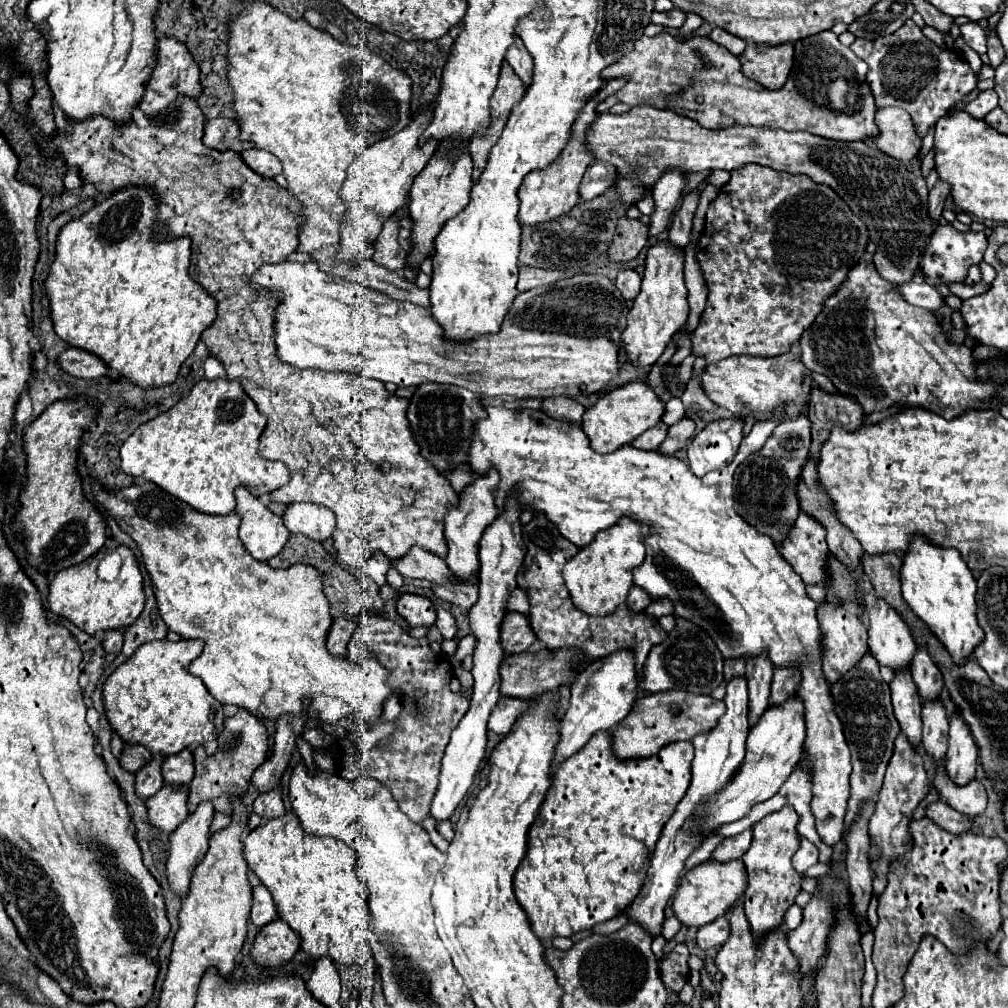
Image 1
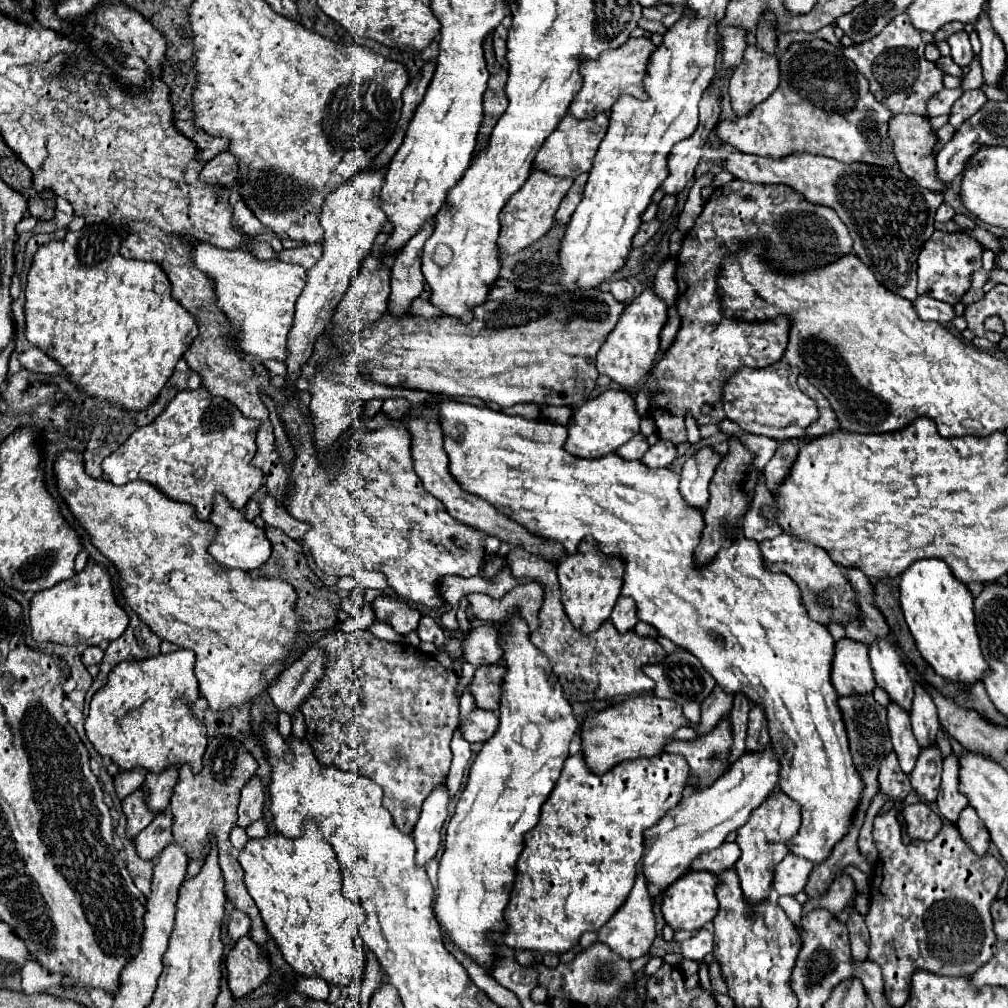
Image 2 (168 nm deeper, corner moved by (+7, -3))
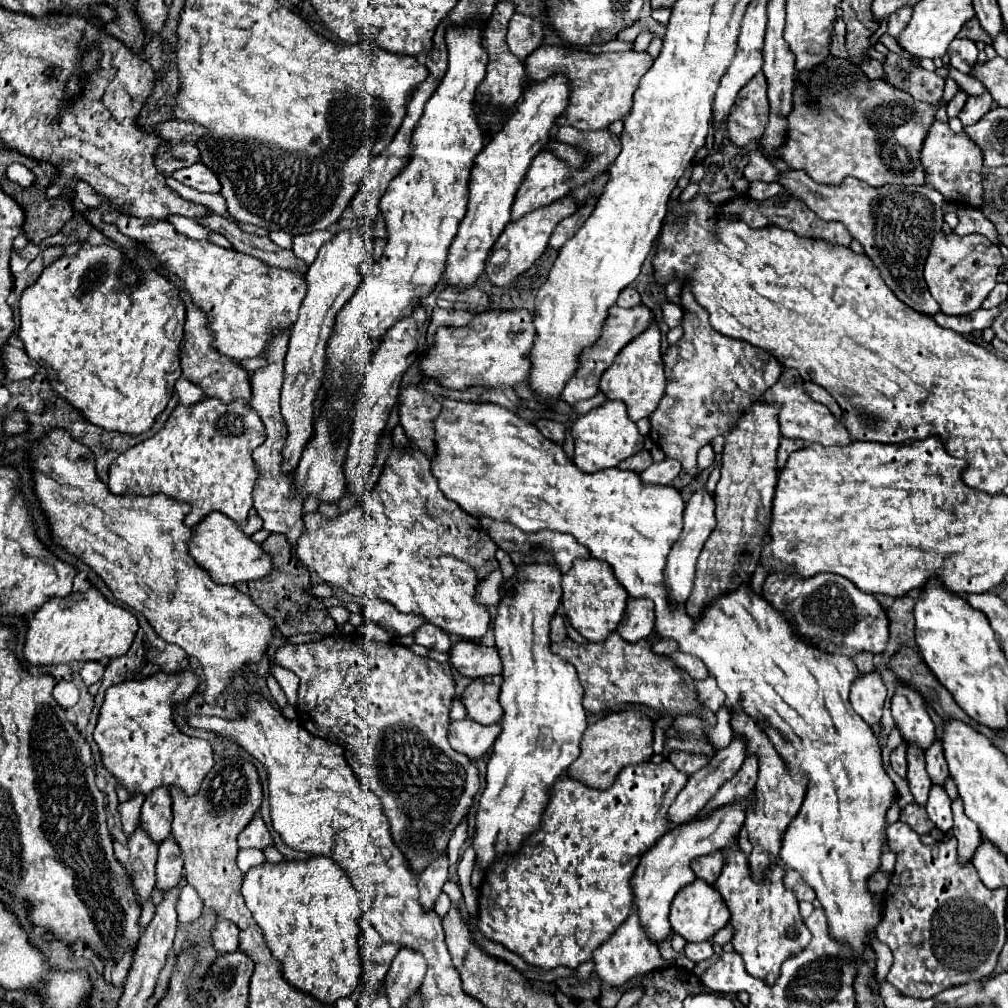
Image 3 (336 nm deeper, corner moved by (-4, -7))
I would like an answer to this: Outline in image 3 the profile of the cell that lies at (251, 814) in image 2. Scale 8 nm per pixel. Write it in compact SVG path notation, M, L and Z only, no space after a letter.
M255 813L255 819L239 833L239 847L255 847L263 849L267 845L273 845L273 839L269 835L269 829L261 817L261 813Z

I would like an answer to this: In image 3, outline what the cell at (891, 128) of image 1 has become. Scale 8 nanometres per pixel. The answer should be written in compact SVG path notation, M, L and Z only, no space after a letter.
M933 121L929 133L923 141L921 149L921 163L925 171L925 183L945 195L947 201L963 203L971 207L979 207L983 201L983 187L981 187L981 151L979 147L965 135L957 135L949 129L947 123Z

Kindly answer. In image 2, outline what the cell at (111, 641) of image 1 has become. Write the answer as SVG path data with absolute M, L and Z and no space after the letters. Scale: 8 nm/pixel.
M86 647L84 653L82 653L82 663L84 663L86 667L90 667L90 665L100 665L102 655L104 655L104 651L102 651L100 647Z

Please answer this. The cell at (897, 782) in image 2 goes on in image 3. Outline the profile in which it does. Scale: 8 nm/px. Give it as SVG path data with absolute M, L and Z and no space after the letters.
M901 743L897 749L893 749L891 753L891 767L893 771L901 777L901 779L907 779L905 771L907 771L907 759L905 759L905 751L907 751L907 743Z

